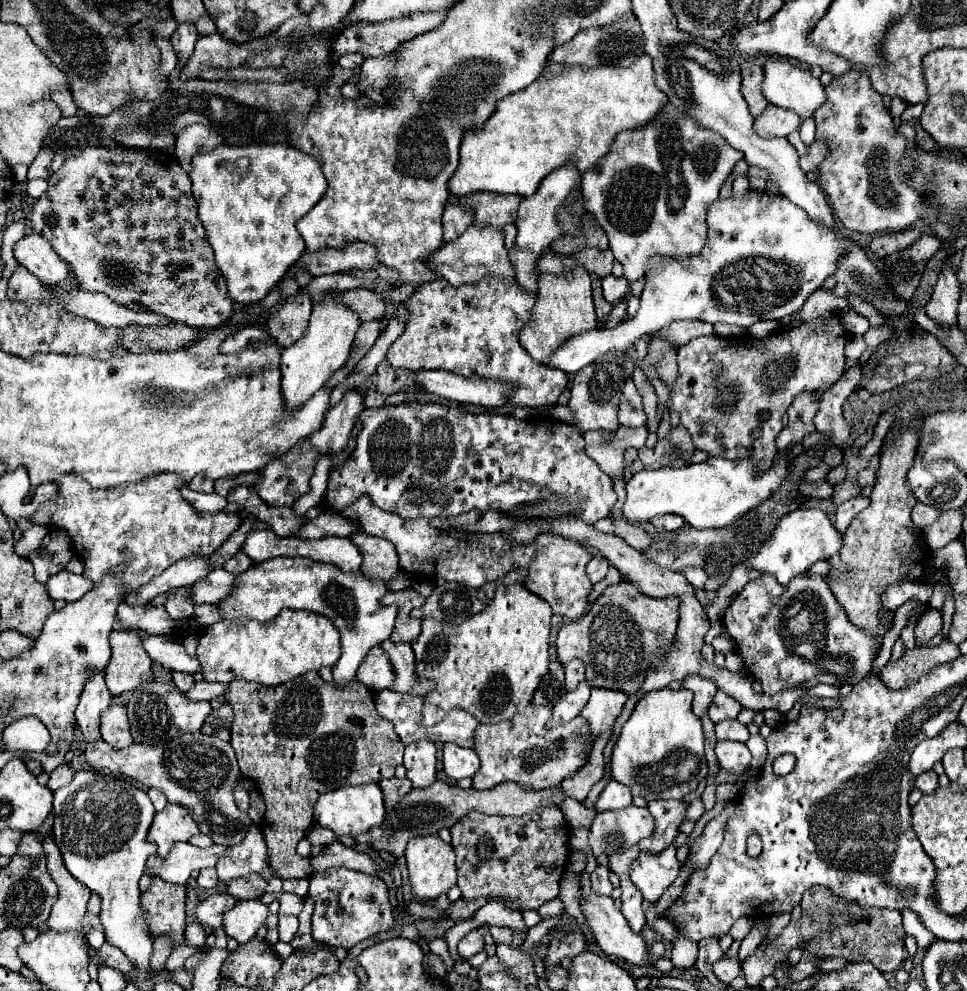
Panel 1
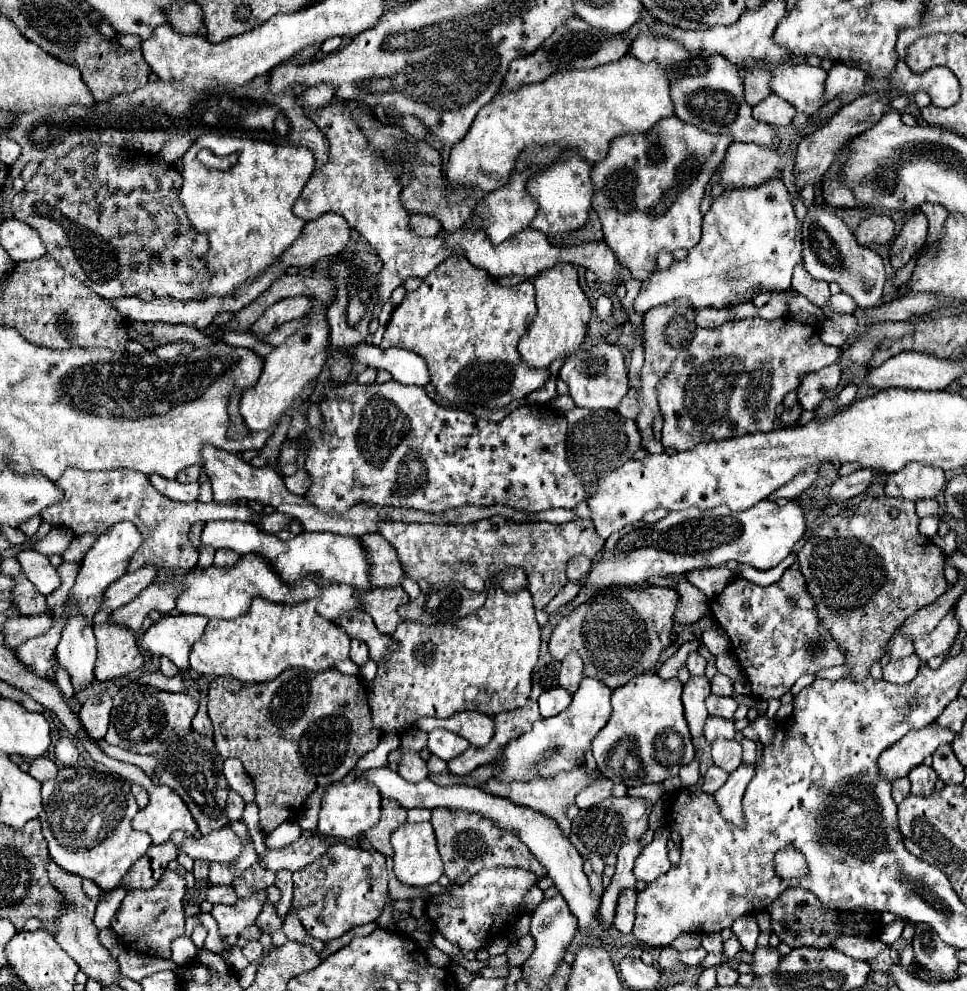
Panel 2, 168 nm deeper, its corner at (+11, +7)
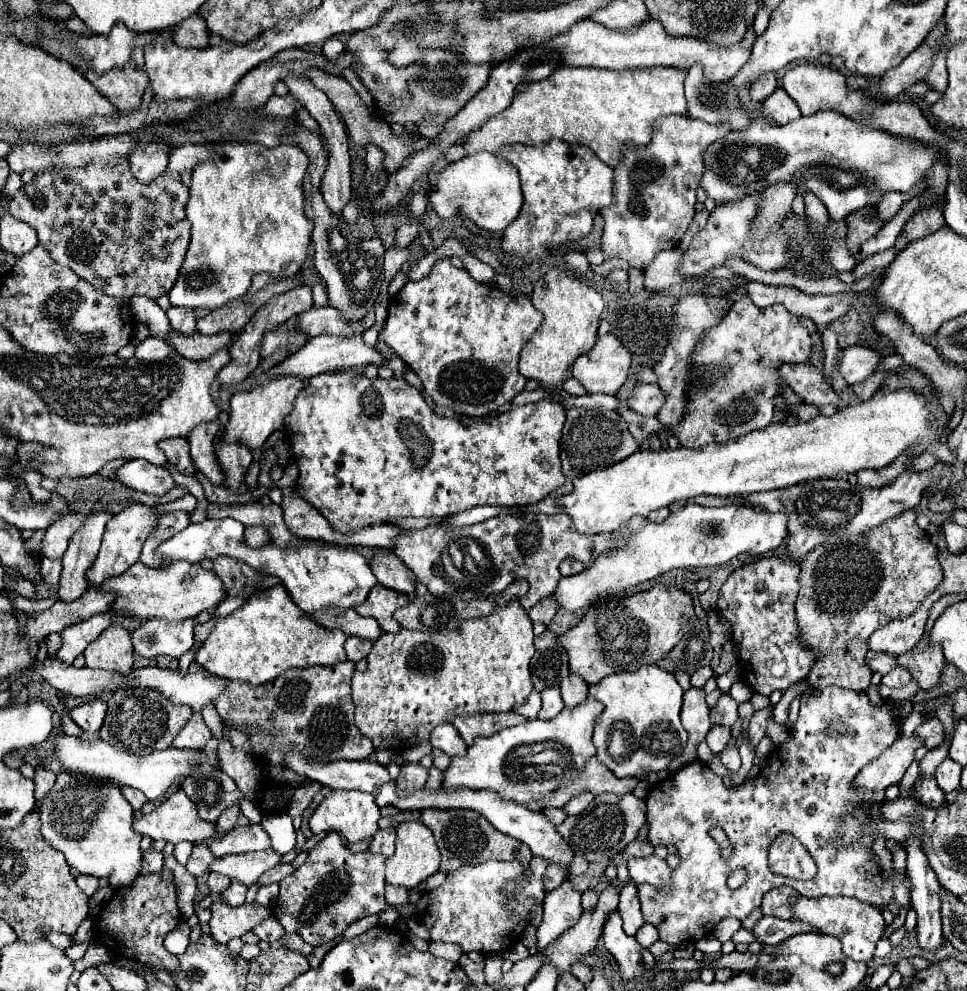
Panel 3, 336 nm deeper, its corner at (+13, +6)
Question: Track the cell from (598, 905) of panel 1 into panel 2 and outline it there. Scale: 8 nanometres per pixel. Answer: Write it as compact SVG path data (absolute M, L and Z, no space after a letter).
M379 767L379 769L367 769L367 771L357 771L355 779L363 779L371 785L375 785L381 793L381 797L397 801L399 807L403 809L415 809L415 807L445 807L445 809L461 809L461 811L471 811L471 813L481 813L483 817L489 817L495 821L501 829L515 833L527 847L529 851L537 857L537 861L547 869L547 875L555 881L555 887L559 893L565 897L569 903L573 915L579 919L579 929L587 929L595 937L607 935L605 929L601 929L595 921L595 913L599 907L599 897L595 897L589 889L587 875L583 873L583 857L577 853L577 849L571 845L571 841L563 835L559 823L555 819L549 819L545 813L539 813L535 809L527 809L523 805L515 805L513 801L507 801L505 797L497 797L491 793L485 793L479 787L469 787L469 785L451 785L451 787L439 787L433 781L425 779L421 783L409 783L399 777L399 773L391 771L389 767Z

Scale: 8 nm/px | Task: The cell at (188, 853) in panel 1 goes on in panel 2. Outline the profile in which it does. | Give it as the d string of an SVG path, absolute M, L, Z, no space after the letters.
M223 827L205 837L187 837L177 849L185 851L193 859L235 863L239 853L243 851L243 839L239 839L233 829Z

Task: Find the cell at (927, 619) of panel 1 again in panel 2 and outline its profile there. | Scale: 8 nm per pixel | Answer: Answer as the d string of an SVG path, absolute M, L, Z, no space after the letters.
M895 633L891 637L889 645L887 645L887 653L889 653L891 659L903 659L903 657L907 657L907 655L913 653L913 643L911 643L911 639Z

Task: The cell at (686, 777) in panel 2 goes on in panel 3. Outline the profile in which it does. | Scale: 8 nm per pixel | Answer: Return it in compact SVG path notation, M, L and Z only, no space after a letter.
M689 688L683 694L683 708L681 708L681 722L689 734L689 742L683 752L683 766L693 764L697 760L697 748L705 740L711 720L709 720L709 706L705 702L703 688Z

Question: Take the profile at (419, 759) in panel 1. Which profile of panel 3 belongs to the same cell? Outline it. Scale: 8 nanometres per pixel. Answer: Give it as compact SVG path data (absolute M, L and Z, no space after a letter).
M403 764L395 782L405 792L423 788L427 782L427 770L421 764Z

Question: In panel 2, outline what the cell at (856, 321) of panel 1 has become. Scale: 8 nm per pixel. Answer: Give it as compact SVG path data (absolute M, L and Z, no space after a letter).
M837 293L831 295L831 305L833 311L841 311L841 313L853 313L855 311L855 301L847 295L847 293Z

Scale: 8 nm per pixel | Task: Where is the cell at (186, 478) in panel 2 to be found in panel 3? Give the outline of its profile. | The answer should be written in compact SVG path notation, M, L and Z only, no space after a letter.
M171 438L169 442L161 442L161 448L165 450L167 462L175 466L181 474L193 476L195 474L195 464L189 456L189 444L185 438Z

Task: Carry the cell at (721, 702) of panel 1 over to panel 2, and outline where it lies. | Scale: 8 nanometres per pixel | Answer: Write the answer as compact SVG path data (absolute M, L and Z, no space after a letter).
M717 695L707 697L707 711L713 717L733 719L733 713L737 707L739 707L739 703L735 701L735 697L717 697Z

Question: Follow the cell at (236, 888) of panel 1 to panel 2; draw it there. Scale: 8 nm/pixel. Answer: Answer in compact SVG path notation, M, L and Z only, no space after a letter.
M255 863L253 869L243 871L241 877L233 881L233 889L235 893L239 893L239 897L251 897L255 891L267 889L273 883L275 883L275 873L269 869L263 869L261 863Z

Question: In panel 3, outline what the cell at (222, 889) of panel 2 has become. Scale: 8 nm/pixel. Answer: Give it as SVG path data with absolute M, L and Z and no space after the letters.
M233 880L233 882L229 884L229 888L221 894L221 898L223 898L229 906L241 906L241 904L245 902L245 896L247 896L247 886L241 884L241 882L237 882L237 880Z

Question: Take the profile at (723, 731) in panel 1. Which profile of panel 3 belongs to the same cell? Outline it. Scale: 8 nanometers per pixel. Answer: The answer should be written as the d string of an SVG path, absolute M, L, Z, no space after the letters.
M711 726L709 734L707 734L707 746L711 748L713 754L719 754L729 744L729 738L731 738L731 730L729 728L725 728L725 726Z

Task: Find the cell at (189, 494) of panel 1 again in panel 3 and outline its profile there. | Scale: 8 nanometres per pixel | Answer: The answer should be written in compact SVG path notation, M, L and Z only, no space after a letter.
M145 460L125 462L115 472L115 478L121 480L125 486L137 490L137 492L157 494L157 496L167 494L175 486L175 480L167 472L167 468L159 468L159 466L145 462Z

